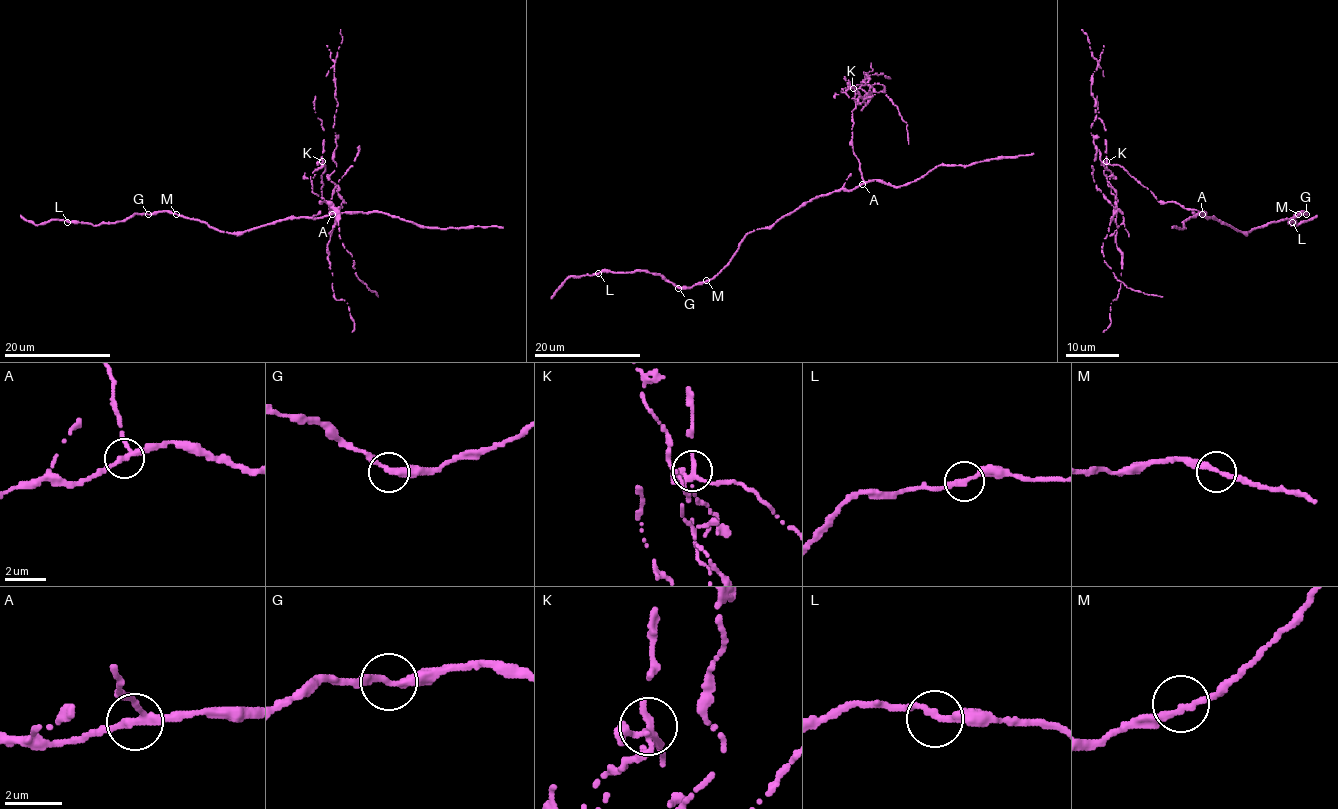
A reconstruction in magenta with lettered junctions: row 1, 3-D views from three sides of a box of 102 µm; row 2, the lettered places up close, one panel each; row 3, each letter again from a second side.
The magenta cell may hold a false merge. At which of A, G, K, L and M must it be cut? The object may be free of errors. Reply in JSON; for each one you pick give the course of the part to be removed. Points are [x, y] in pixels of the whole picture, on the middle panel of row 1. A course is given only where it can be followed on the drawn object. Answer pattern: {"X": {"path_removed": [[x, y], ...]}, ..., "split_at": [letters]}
{"K": {"path_removed": [[853, 87], [842, 93], [862, 98], [860, 87], [866, 85], [864, 73], [865, 79], [873, 69], [871, 63]]}, "split_at": ["K"]}

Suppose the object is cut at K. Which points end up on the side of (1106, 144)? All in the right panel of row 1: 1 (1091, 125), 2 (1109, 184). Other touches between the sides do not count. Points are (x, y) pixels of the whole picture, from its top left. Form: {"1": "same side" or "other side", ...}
{"1": "other side", "2": "other side"}

